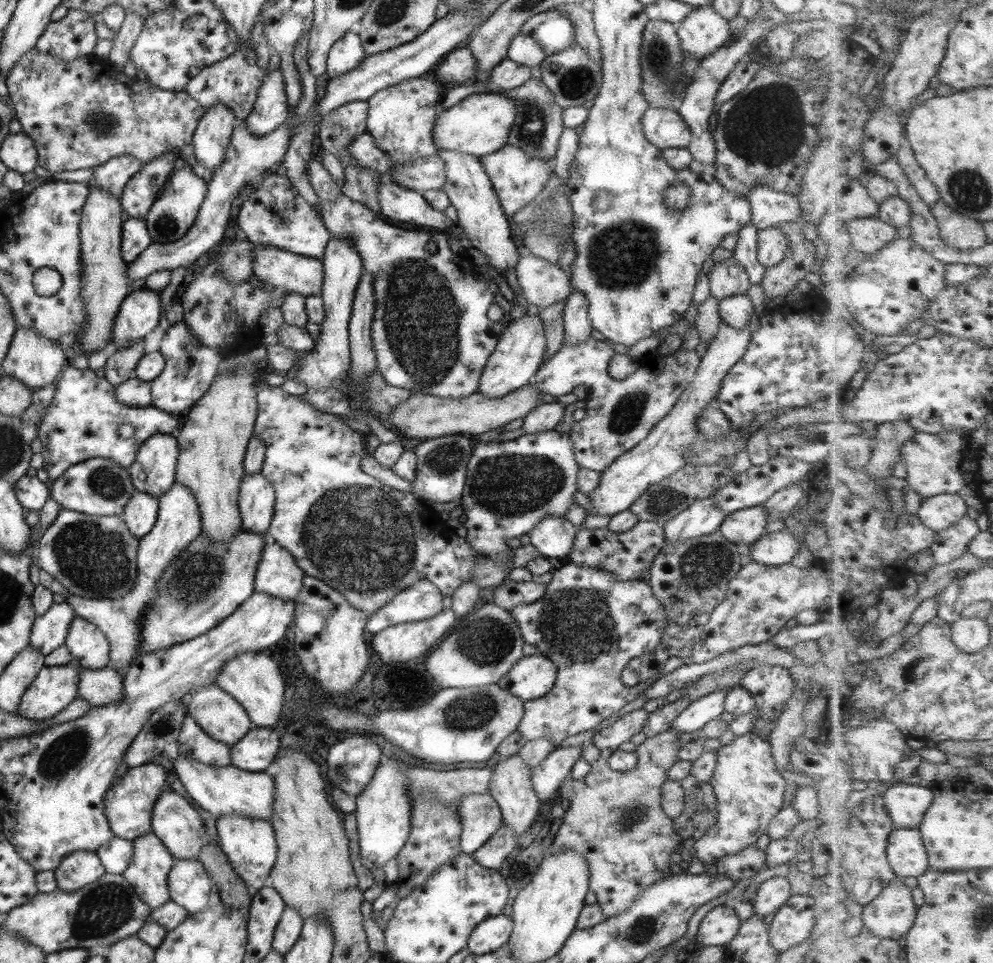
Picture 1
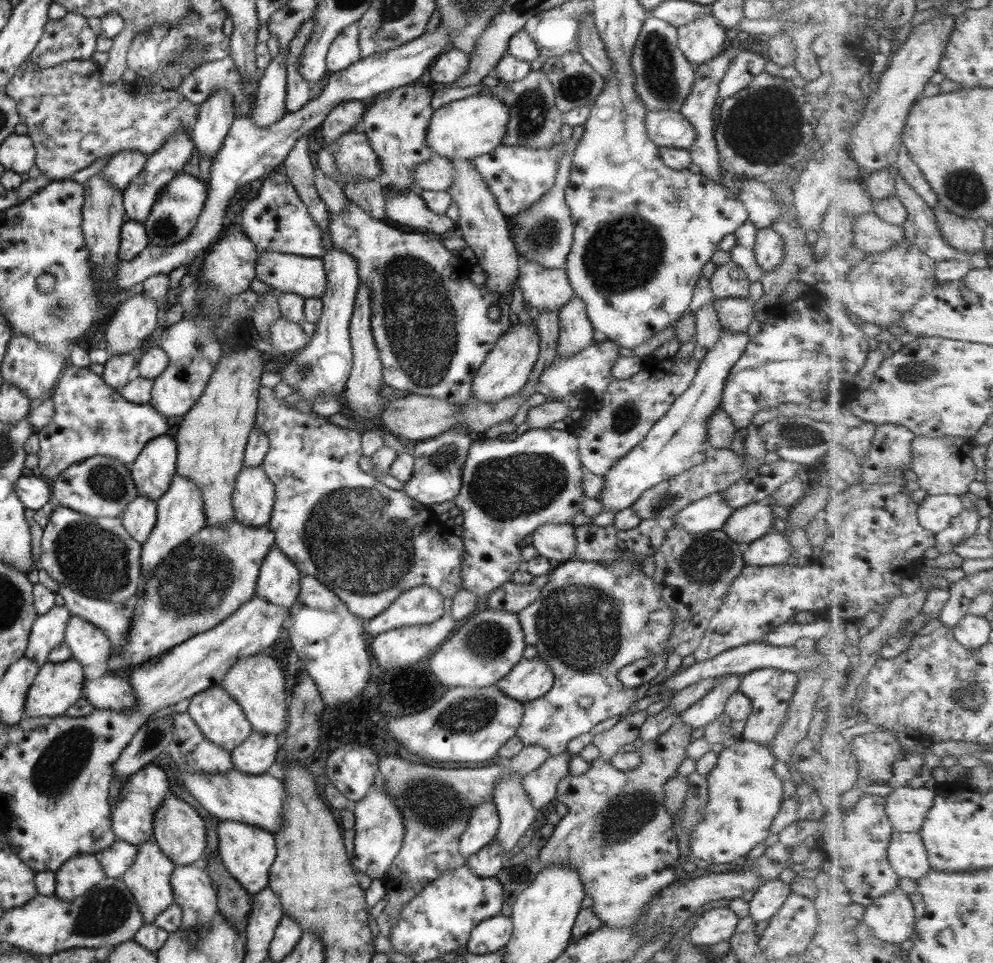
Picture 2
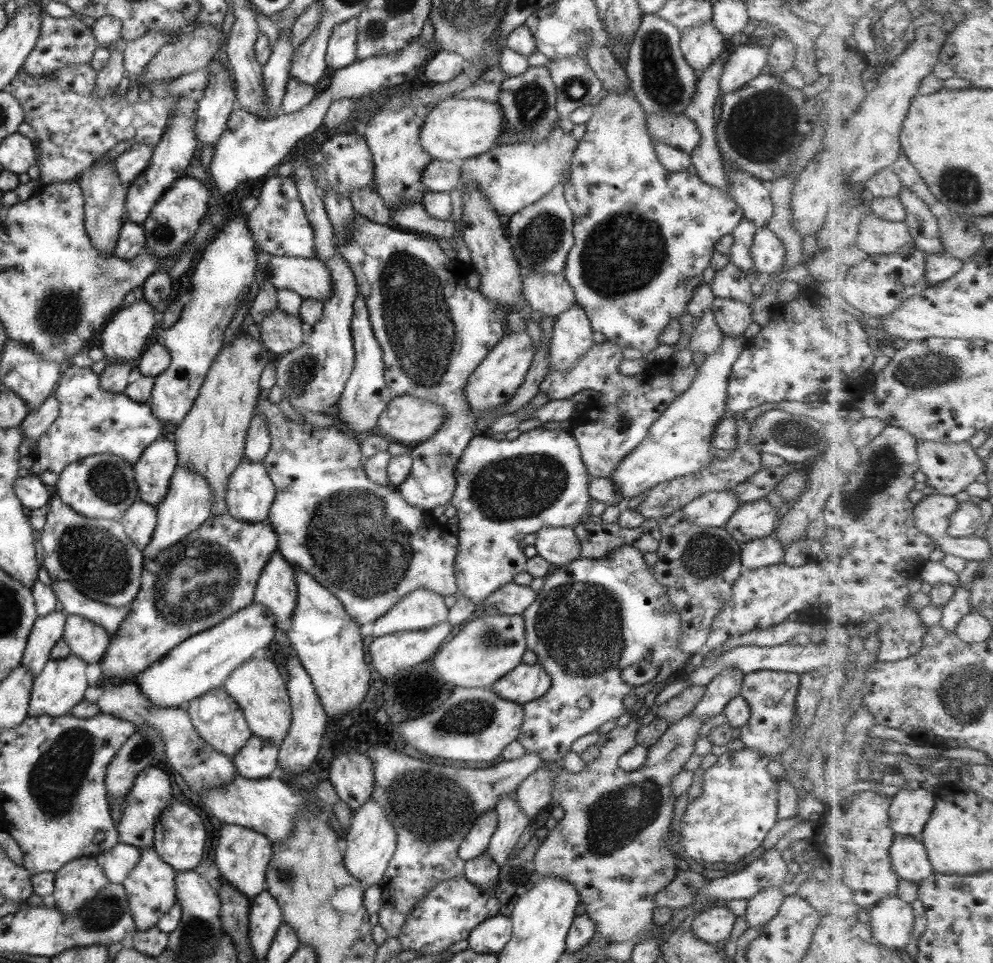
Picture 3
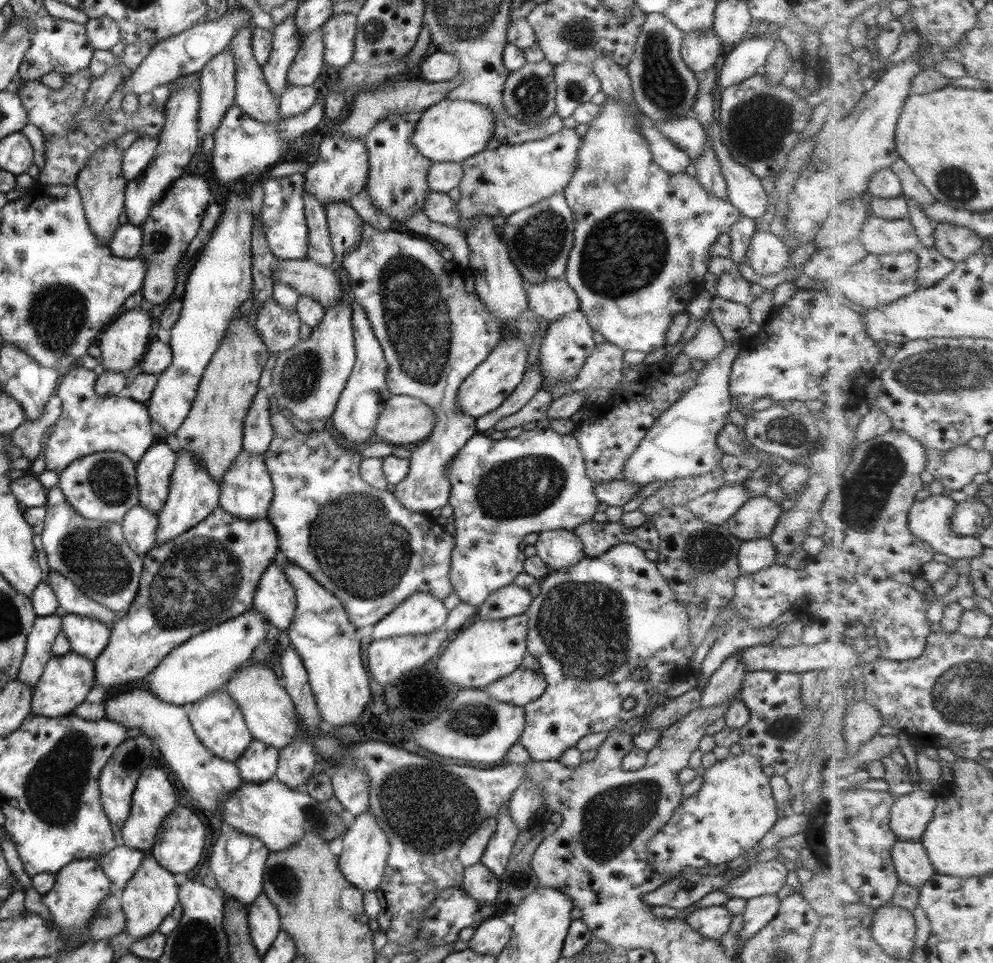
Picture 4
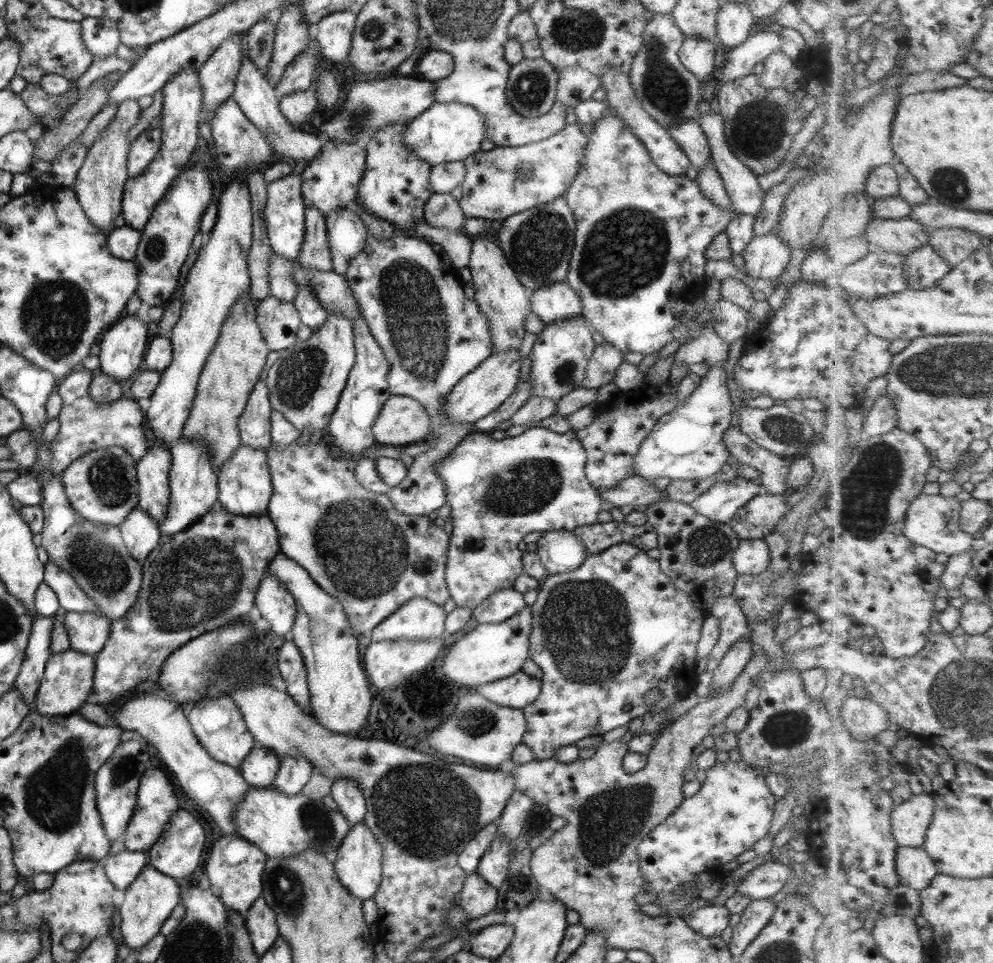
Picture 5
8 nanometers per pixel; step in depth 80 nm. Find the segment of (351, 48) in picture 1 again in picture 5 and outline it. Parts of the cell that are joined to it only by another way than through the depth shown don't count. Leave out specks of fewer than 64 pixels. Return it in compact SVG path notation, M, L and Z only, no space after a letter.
M341 11L321 17L312 30L319 52L324 60L330 60L335 66L345 62L356 14Z

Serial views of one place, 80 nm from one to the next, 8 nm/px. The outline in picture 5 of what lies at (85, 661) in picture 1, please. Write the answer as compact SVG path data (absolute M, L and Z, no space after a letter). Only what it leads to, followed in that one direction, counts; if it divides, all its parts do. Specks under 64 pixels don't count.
M66 612L63 624L68 634L70 649L96 655L108 640L110 623L102 614Z

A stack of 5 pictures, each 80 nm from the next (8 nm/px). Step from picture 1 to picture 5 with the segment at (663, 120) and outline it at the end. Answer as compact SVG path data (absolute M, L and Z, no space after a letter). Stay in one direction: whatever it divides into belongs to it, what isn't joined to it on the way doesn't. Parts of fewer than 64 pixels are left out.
M697 119L666 130L685 153L693 168L699 170L710 161L710 148Z

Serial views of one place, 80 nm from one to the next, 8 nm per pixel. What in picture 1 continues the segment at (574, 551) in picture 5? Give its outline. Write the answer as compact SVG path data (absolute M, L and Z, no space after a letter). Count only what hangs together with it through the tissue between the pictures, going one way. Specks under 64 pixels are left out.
M559 516L557 518L542 518L528 532L529 544L538 552L539 556L559 558L565 561L571 550L575 533L578 529Z

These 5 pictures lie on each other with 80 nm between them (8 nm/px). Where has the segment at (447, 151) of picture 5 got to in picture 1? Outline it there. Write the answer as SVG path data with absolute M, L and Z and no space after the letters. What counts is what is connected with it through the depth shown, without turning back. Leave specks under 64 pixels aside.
M495 92L471 94L464 100L444 109L435 117L432 128L432 141L437 149L452 150L470 154L471 156L483 156L499 150L503 145L516 117L516 106L513 99Z

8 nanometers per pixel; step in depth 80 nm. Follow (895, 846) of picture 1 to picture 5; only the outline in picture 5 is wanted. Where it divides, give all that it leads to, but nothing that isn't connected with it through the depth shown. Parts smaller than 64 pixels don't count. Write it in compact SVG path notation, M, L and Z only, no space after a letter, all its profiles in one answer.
M899 846L896 865L902 884L925 890L940 873L933 858L924 847Z

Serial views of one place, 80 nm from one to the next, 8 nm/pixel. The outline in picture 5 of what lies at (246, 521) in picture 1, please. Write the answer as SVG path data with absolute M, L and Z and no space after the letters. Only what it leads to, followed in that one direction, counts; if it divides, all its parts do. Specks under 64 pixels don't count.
M240 443L216 472L217 498L226 511L234 515L265 514L269 497L272 495L269 467L265 449Z

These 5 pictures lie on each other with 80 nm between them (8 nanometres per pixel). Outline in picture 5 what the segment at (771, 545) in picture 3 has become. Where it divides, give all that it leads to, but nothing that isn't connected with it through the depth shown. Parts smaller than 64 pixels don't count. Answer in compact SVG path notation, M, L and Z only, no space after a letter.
M745 539L738 542L731 562L736 574L761 574L769 564L769 551L763 539Z

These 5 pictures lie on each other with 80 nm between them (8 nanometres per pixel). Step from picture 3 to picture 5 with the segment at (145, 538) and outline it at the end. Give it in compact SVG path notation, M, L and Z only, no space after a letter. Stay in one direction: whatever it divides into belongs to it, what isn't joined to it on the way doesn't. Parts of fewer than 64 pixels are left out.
M137 508L131 510L121 522L118 526L120 537L133 560L142 564L147 555L157 548L161 535L158 528L157 522Z

